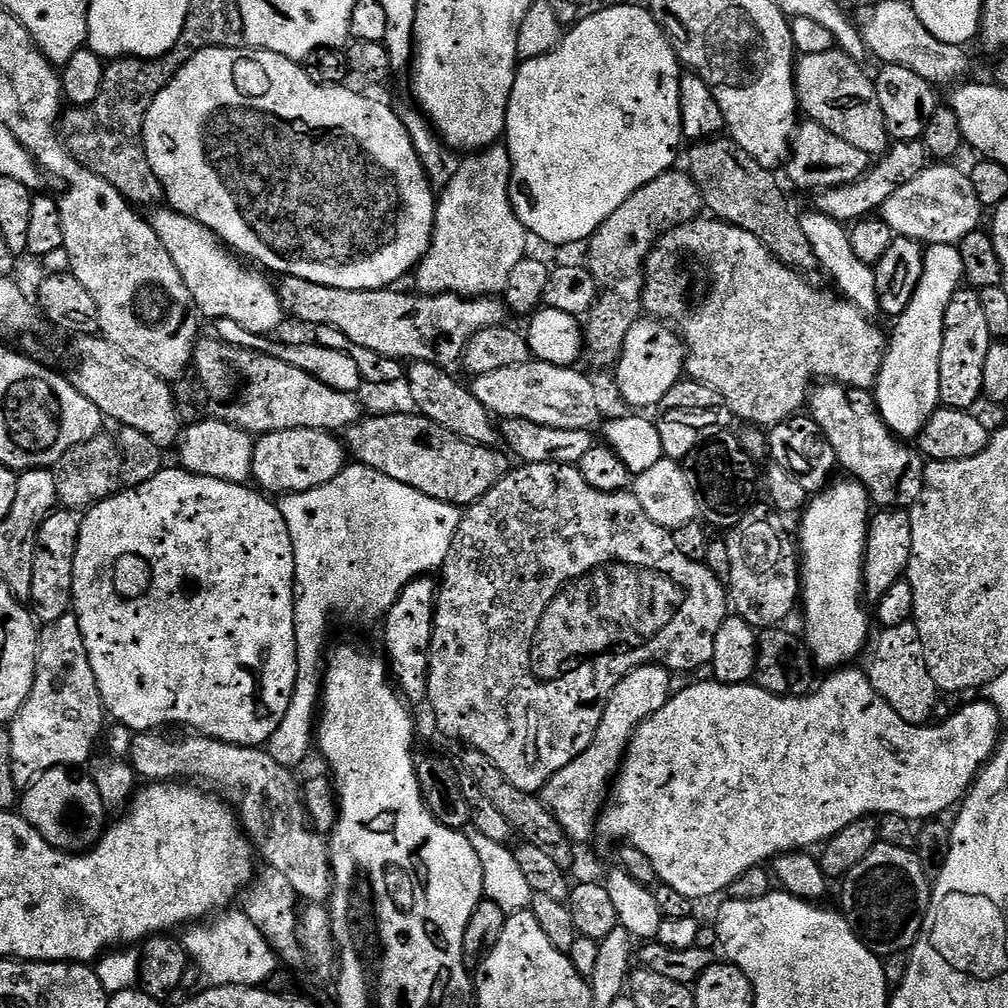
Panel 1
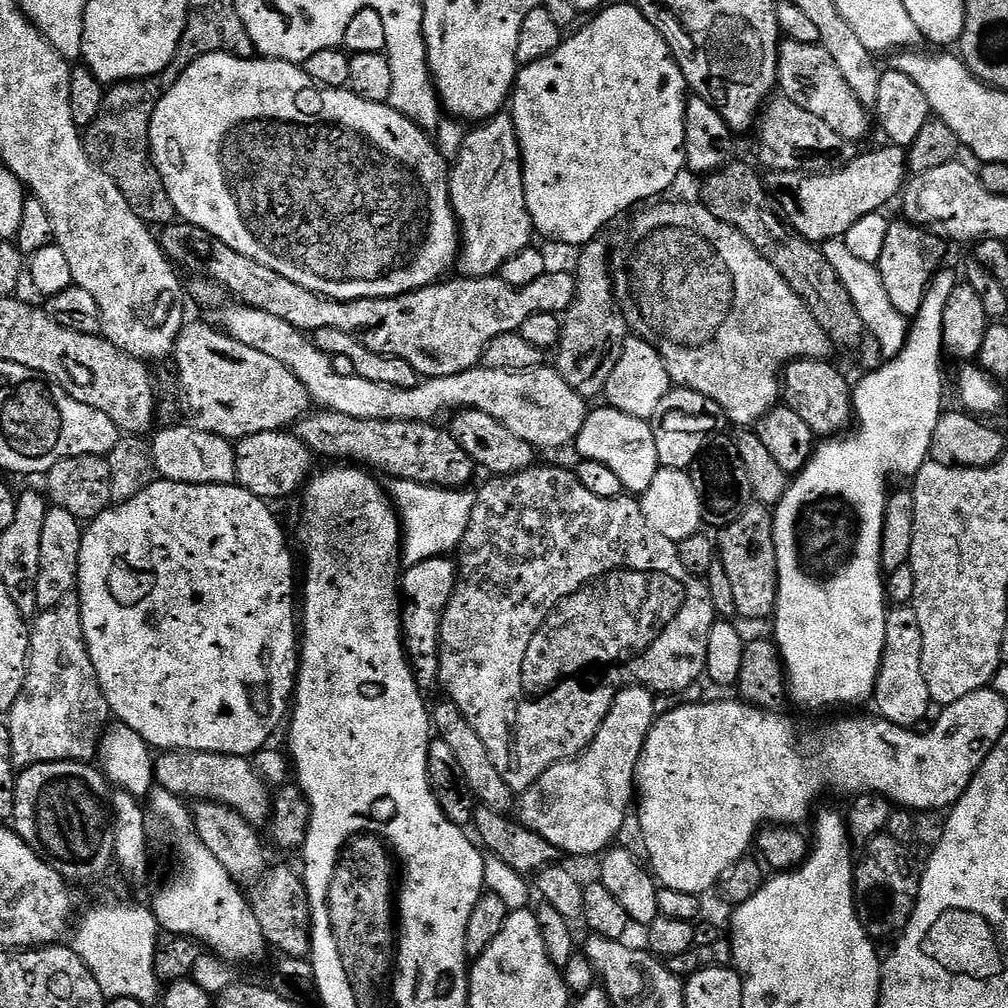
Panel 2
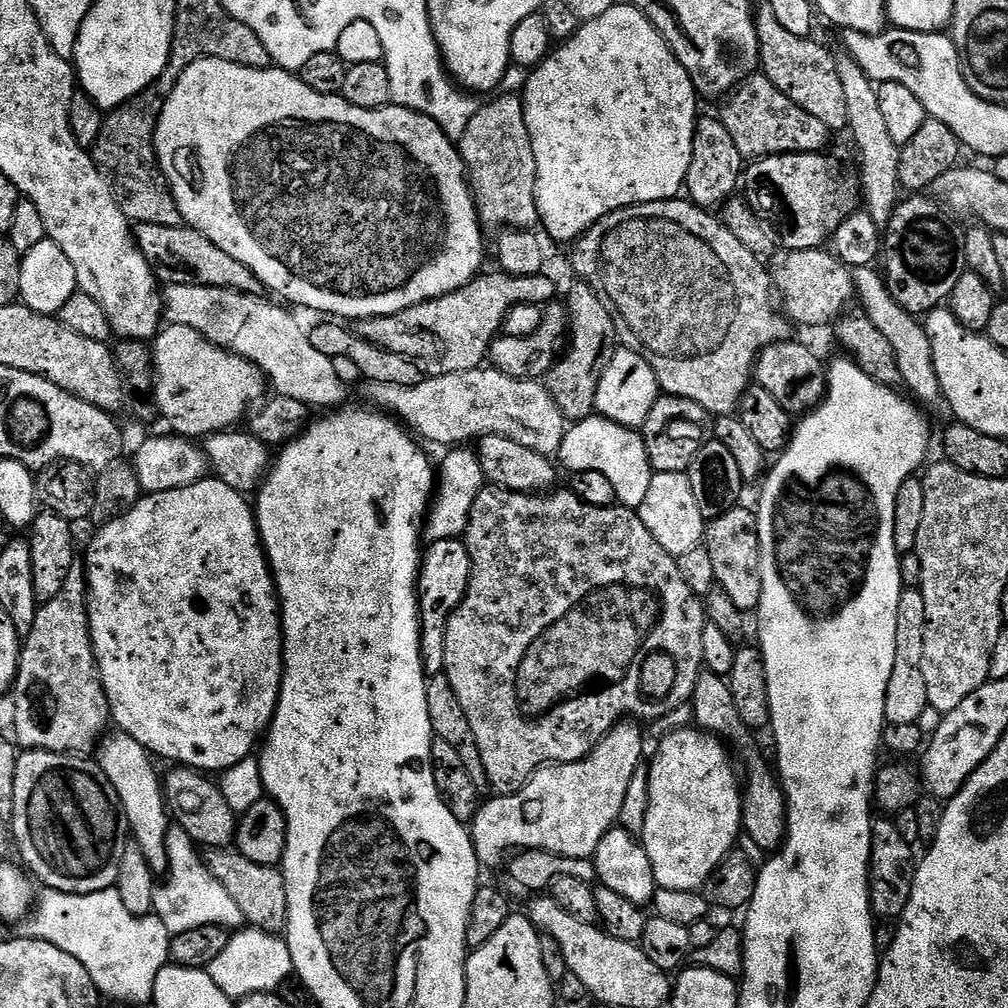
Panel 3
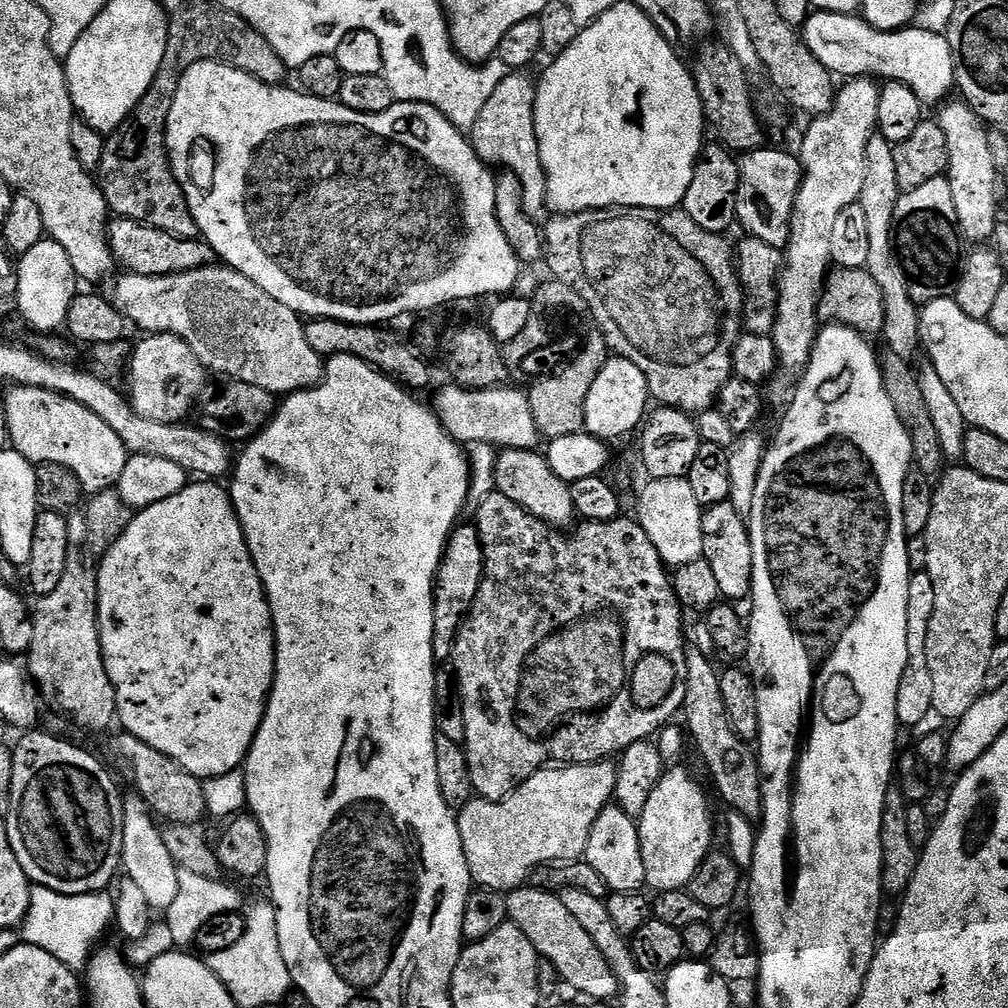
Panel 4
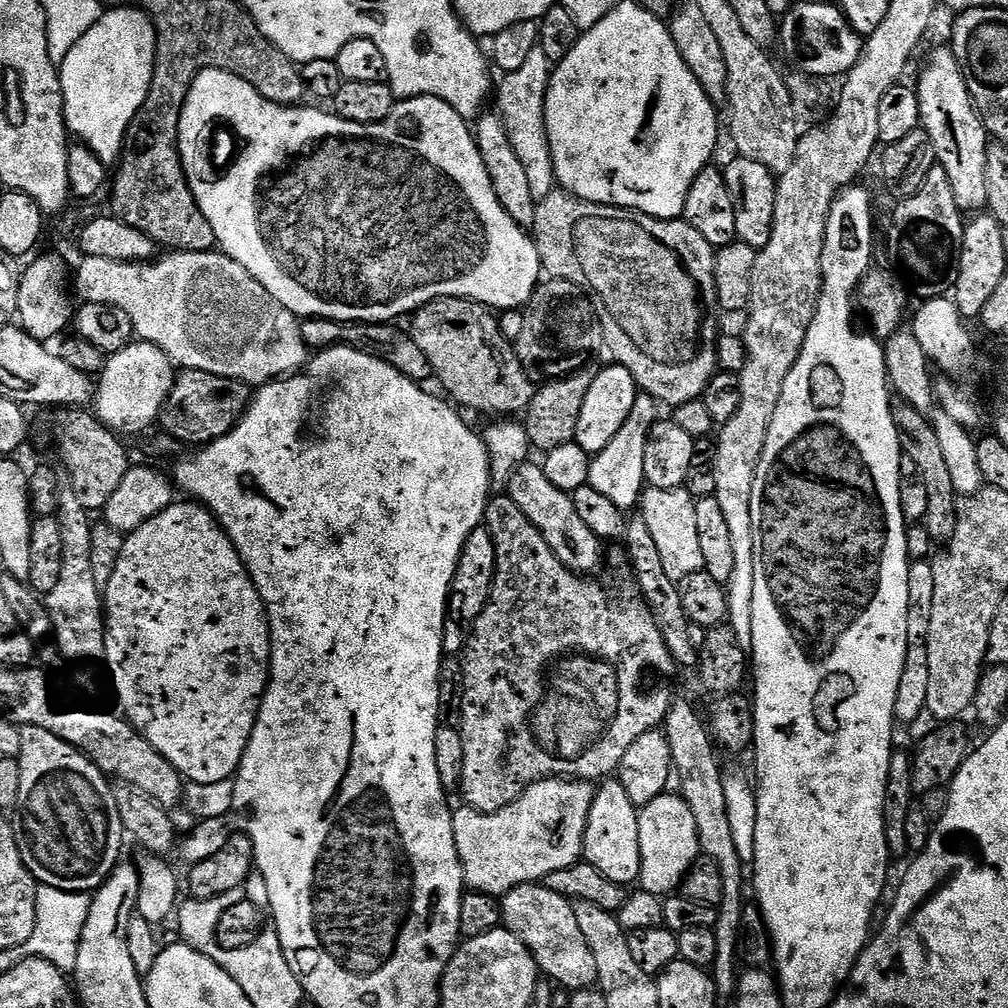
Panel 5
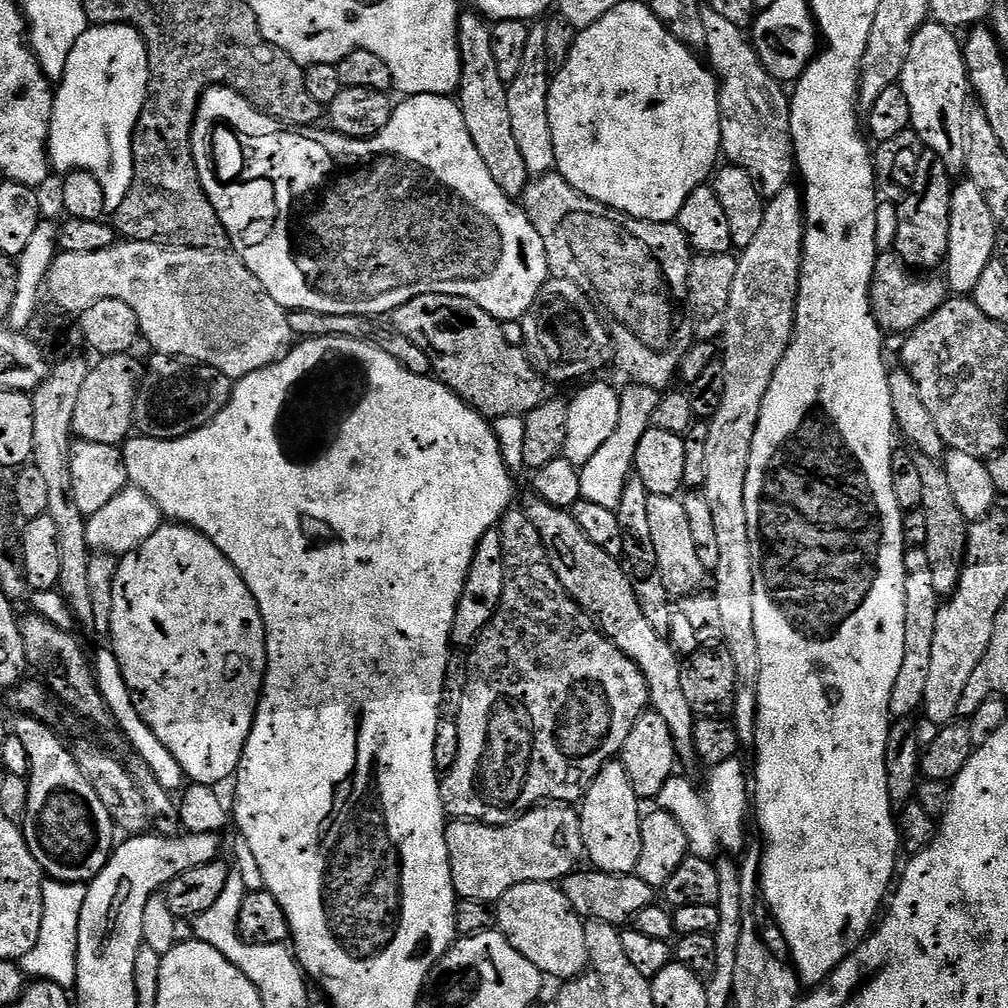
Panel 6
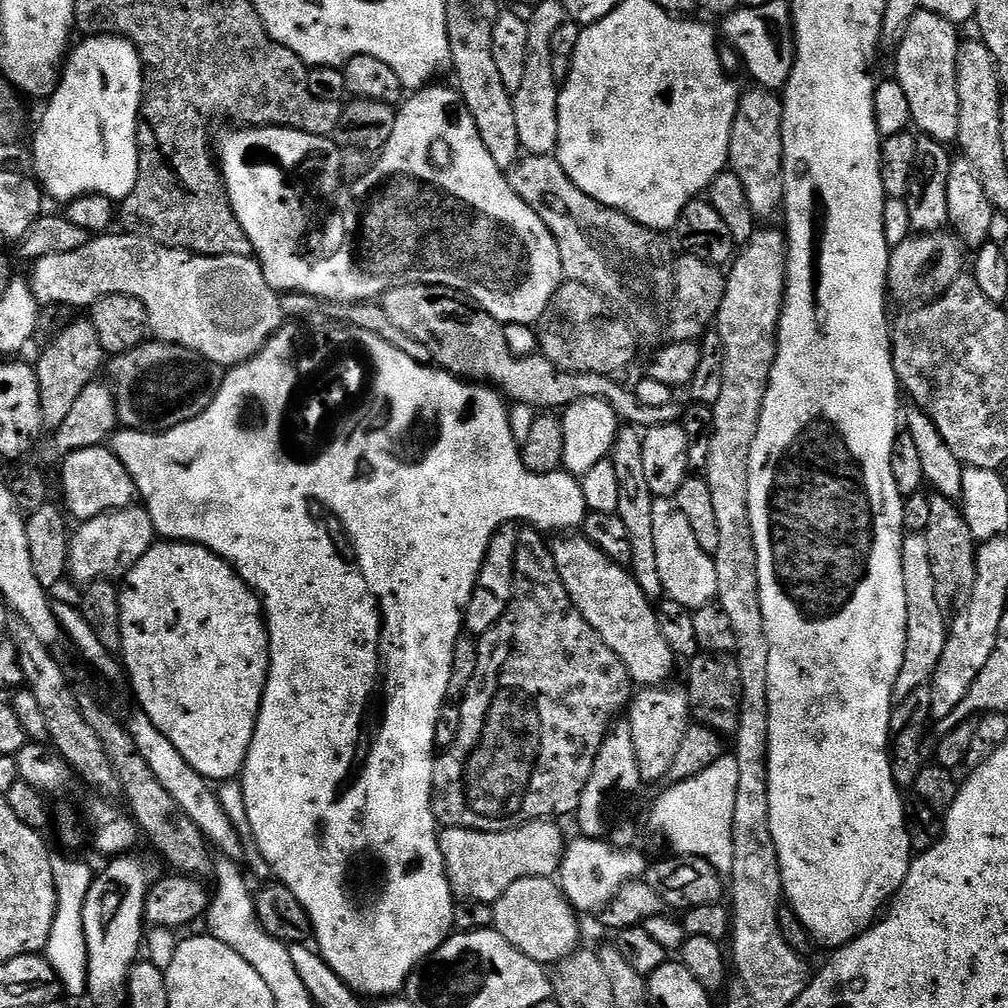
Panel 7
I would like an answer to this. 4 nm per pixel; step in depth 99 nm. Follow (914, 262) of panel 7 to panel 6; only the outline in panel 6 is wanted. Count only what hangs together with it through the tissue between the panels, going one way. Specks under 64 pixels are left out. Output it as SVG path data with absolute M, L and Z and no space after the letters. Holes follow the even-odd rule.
M888 250L877 255L868 296L872 299L872 315L876 317L876 325L880 327L881 333L907 334L926 322L926 318L933 316L944 305L944 301L949 299L950 289L941 277L939 280L936 274L917 274L895 251Z

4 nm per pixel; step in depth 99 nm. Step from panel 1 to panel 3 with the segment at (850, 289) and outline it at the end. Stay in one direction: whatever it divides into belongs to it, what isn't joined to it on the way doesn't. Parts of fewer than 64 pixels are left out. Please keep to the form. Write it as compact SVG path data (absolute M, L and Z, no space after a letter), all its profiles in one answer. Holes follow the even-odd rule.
M875 267L853 268L852 277L859 307L864 315L870 318L870 322L878 326L879 332L890 341L894 356L898 358L898 370L903 387L908 387L913 392L911 395L921 405L936 403L939 405L942 400L940 379L934 370L934 354L930 350L930 338L926 334L923 323L906 310L902 310L902 306L898 306L898 302L890 294L888 281Z

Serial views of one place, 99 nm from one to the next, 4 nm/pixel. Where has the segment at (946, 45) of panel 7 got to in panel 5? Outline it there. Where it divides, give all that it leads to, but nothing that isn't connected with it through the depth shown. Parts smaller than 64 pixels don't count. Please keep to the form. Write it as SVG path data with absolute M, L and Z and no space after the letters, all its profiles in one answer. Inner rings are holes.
M951 47L936 48L929 54L928 61L920 72L920 81L915 81L914 87L918 94L920 128L930 134L936 151L936 163L942 170L946 170L956 205L960 207L961 213L979 213L988 202L986 154L990 137L972 104L966 78L960 72Z

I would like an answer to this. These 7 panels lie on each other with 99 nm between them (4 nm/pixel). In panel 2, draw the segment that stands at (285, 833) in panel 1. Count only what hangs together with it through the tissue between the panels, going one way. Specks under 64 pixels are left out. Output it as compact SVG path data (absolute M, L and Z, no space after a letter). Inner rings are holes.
M164 750L155 757L155 783L188 802L213 800L234 809L246 822L257 826L269 823L274 796L265 777L246 756L227 756L217 752L177 752Z

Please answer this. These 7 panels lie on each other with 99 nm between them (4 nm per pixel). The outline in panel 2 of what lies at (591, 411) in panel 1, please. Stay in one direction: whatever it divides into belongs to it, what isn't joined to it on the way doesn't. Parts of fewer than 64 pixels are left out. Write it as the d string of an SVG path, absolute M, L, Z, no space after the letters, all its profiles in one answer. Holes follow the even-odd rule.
M236 302L233 308L228 308L220 316L219 327L232 336L242 346L250 346L260 353L282 362L306 386L306 390L312 395L313 401L321 409L337 412L338 414L350 414L350 418L366 418L367 420L423 420L425 422L439 421L443 412L451 413L461 408L473 408L482 410L482 414L490 414L490 418L498 418L506 430L518 434L526 442L530 442L537 450L543 448L560 448L563 444L571 445L576 436L582 430L590 411L589 401L579 396L562 378L555 367L541 366L531 368L525 372L507 372L506 370L494 370L477 366L466 370L462 374L450 374L449 376L433 376L425 379L417 388L399 388L398 386L382 386L379 382L366 382L366 378L339 372L334 370L332 357L322 354L312 345L311 339L305 333L298 331L290 322L282 322L282 318L274 318L274 314L266 314L257 308L246 308Z

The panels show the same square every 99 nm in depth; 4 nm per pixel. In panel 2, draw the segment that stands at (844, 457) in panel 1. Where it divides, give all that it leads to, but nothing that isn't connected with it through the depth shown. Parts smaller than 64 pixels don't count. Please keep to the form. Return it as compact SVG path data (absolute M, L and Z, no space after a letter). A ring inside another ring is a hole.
M793 360L787 365L782 372L782 400L810 426L816 438L839 437L849 431L848 423L854 420L853 385L848 385L847 378L828 360Z

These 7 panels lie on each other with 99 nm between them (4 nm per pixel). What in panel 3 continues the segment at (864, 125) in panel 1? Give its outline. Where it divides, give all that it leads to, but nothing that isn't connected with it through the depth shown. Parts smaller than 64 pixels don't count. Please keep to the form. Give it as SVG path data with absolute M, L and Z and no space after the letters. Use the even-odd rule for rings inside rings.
M761 3L761 8L759 5L755 9L755 13L756 29L760 39L760 68L763 75L768 76L770 82L774 82L774 86L778 86L778 90L782 90L782 94L786 94L786 98L790 98L798 106L802 106L802 110L806 110L806 114L814 114L814 118L826 122L826 126L830 130L847 129L846 93L842 90L841 80L838 79L837 57L835 55L832 57L822 45L815 44L815 39L790 34L780 25L778 18L774 18L774 10L768 3Z

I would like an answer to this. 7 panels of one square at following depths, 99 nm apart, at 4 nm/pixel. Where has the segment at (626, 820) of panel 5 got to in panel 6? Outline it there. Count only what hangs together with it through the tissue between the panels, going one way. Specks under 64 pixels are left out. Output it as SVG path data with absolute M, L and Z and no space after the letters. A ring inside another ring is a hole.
M615 760L604 764L597 772L594 782L587 789L580 802L580 833L582 834L585 855L597 871L606 873L634 874L641 865L641 852L644 849L644 836L640 817L642 802L634 793L623 761Z

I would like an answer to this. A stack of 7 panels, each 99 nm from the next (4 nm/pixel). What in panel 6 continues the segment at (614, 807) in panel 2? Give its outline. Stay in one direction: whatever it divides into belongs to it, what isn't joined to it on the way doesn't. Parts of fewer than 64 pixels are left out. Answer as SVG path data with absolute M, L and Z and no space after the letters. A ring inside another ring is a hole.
M548 802L533 807L508 824L478 824L475 820L453 819L446 827L448 861L456 895L462 900L495 902L519 884L563 881L577 871L584 852L580 813L575 807Z

